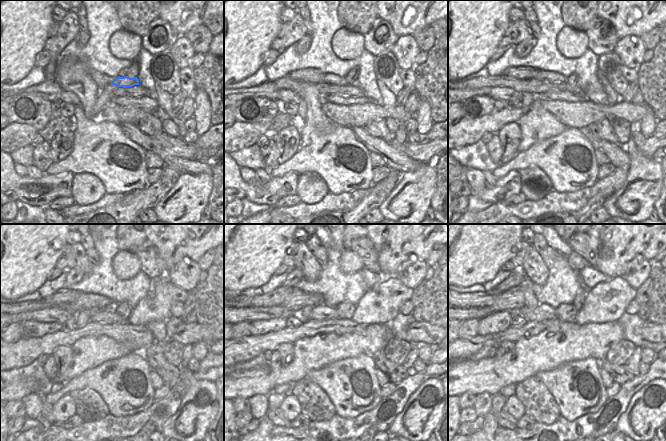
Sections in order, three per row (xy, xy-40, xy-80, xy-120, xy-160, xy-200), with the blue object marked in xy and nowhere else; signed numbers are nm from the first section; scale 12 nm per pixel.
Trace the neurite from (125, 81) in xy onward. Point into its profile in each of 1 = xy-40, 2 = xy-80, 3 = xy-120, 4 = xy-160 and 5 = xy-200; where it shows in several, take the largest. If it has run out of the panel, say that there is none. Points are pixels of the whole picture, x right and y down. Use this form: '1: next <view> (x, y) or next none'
1: next xy-40 (330, 78)
2: next xy-80 (545, 76)
3: next xy-120 (87, 301)
4: next xy-160 (297, 299)
5: next xy-200 (513, 298)

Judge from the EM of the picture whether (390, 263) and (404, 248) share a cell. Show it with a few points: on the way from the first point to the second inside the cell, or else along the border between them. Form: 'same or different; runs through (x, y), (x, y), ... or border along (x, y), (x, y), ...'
same; runs through (394, 259), (400, 252)

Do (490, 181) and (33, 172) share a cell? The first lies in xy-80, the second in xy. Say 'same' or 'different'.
same

